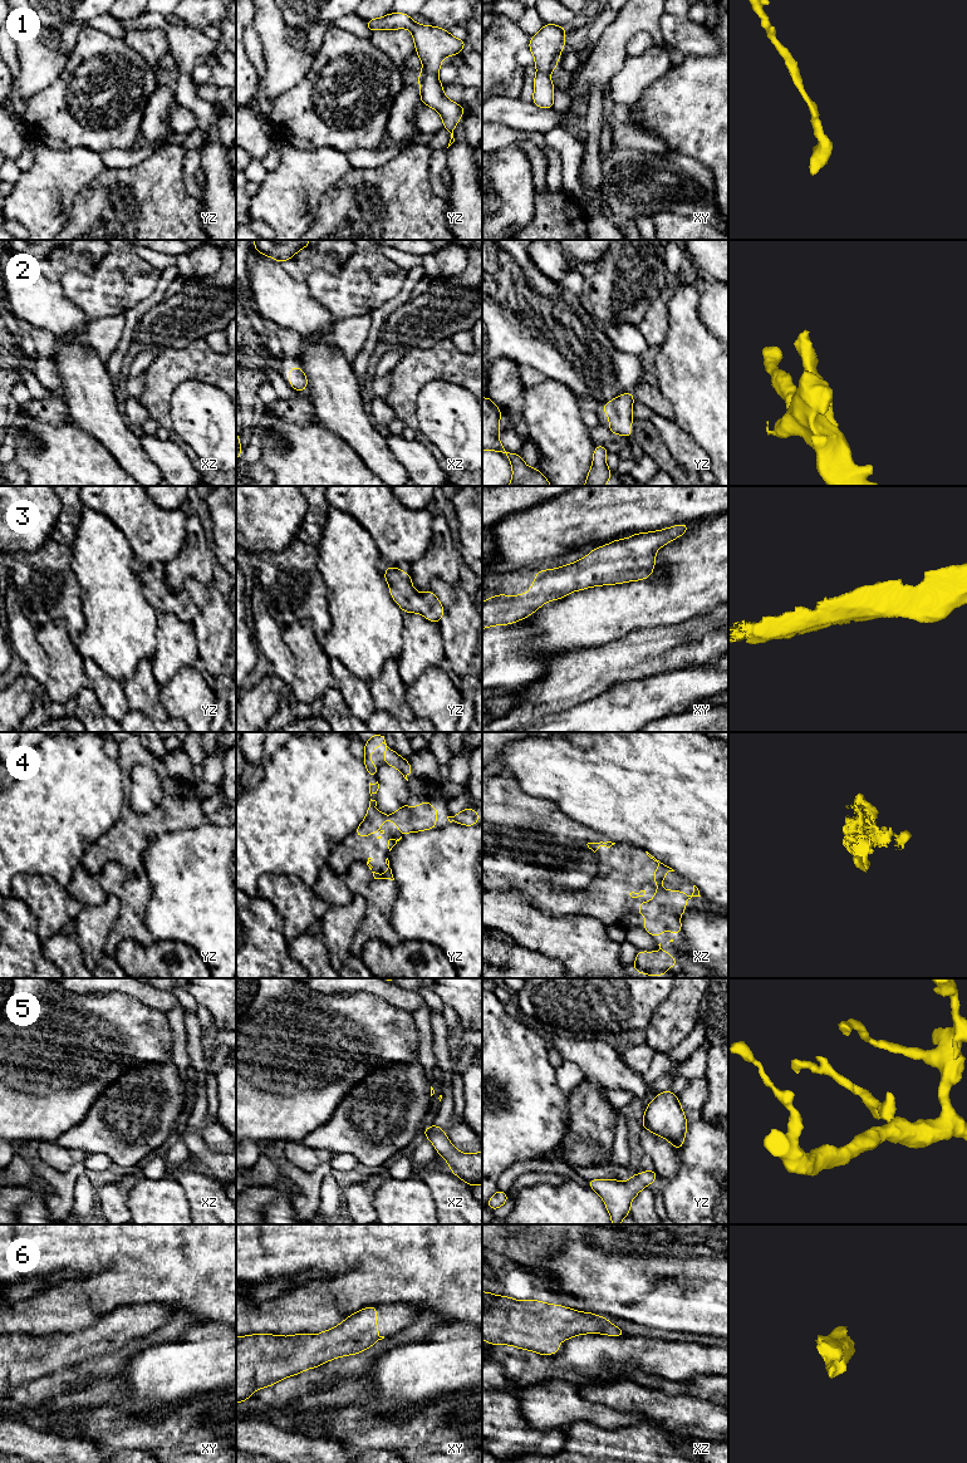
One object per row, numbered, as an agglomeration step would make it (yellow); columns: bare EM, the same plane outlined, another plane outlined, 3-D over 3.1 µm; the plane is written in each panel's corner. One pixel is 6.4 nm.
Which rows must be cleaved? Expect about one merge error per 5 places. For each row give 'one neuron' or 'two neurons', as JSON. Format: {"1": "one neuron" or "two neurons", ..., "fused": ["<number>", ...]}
{"1": "one neuron", "2": "one neuron", "3": "one neuron", "4": "one neuron", "5": "one neuron", "6": "one neuron", "fused": []}

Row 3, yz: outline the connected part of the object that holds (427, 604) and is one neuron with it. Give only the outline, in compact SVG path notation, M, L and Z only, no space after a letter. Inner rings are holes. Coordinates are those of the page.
M387 566L383 578L389 585L393 600L404 613L419 613L429 622L440 623L446 610L432 590L423 594L416 591L411 575L396 566Z

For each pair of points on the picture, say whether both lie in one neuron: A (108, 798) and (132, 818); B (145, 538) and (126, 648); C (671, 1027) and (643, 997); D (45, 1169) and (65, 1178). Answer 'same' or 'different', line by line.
A: different
B: different
C: different
D: same

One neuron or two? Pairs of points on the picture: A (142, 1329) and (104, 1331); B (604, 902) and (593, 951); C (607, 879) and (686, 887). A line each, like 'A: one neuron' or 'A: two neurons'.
A: one neuron
B: two neurons
C: one neuron

